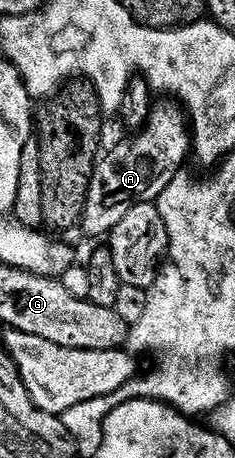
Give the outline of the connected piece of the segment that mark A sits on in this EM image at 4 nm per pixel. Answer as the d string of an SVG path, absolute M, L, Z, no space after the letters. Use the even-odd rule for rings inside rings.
M155 104L150 111L150 118L144 128L137 130L134 137L127 145L118 145L110 154L107 155L106 161L99 160L98 173L97 169L90 174L90 186L86 192L86 203L82 207L82 219L80 230L86 237L109 238L113 233L116 223L132 211L132 207L137 205L149 205L157 202L158 196L180 176L183 172L182 164L185 163L186 157L192 153L192 129L188 124L188 118L177 104L170 105Z

